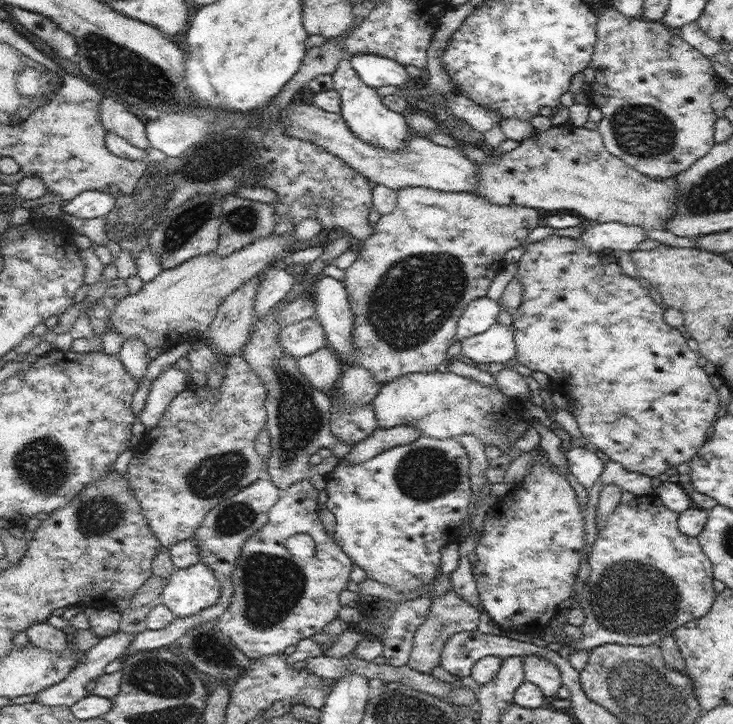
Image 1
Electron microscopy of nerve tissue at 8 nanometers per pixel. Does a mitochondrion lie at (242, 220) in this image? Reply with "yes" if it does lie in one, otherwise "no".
yes

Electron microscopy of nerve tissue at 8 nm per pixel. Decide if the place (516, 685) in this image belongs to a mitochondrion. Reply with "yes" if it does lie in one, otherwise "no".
no

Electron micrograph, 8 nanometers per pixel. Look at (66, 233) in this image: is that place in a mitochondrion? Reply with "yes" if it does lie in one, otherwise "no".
no

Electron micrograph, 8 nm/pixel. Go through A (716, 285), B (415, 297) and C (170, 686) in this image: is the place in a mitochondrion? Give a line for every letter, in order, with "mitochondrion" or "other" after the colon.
A: other
B: mitochondrion
C: mitochondrion

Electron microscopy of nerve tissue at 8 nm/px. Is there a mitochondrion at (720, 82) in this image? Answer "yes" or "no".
no

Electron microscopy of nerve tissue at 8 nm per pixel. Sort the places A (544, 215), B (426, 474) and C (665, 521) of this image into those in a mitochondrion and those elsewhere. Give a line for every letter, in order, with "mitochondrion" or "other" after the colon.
A: other
B: mitochondrion
C: other

